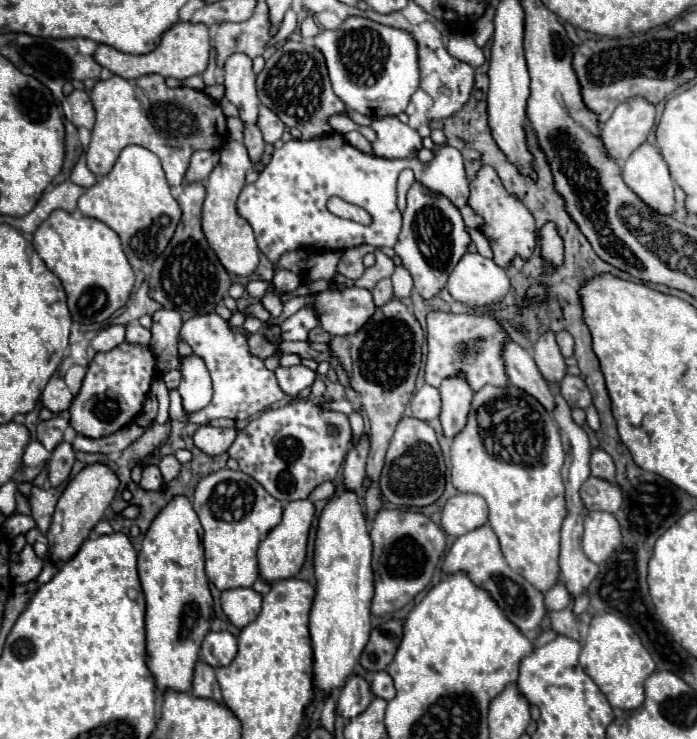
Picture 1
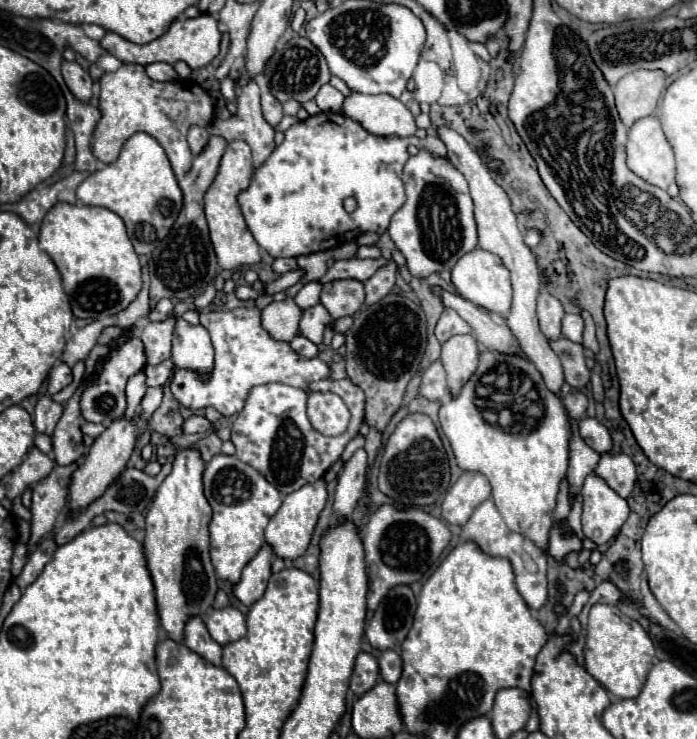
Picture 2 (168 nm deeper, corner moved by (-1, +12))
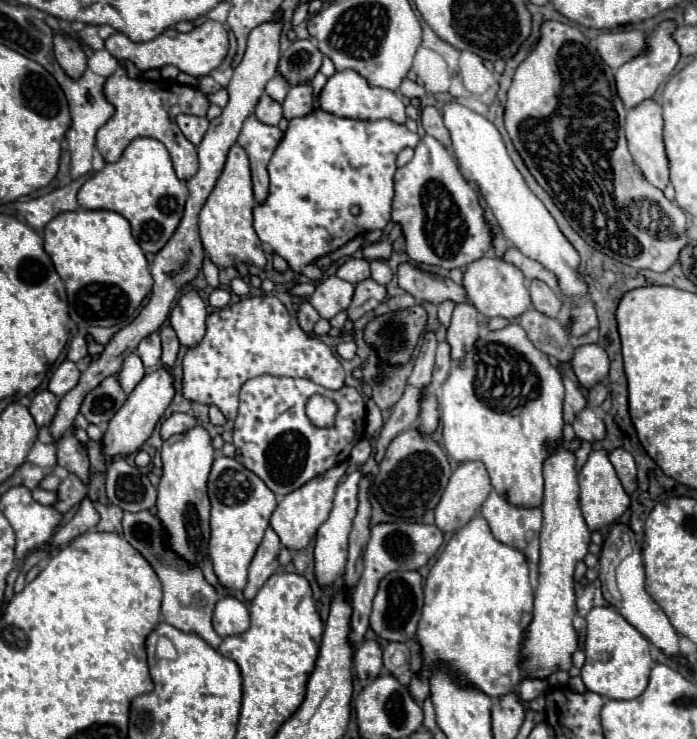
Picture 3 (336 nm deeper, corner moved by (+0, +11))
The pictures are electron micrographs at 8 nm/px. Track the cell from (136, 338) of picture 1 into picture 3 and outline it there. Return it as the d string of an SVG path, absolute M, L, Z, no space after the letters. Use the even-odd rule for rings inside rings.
M70 431L56 443L58 449L58 465L64 467L68 473L74 473L80 477L84 485L90 481L90 463L88 463L88 453L86 445L82 445Z

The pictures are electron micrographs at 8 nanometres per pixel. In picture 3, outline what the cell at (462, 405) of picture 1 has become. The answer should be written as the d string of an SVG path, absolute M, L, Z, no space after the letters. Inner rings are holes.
M468 301L456 303L452 321L448 327L448 335L446 335L446 341L452 347L452 359L460 361L460 357L464 357L464 353L468 353L468 349L472 349L472 341L476 341L476 337L478 337L476 307Z

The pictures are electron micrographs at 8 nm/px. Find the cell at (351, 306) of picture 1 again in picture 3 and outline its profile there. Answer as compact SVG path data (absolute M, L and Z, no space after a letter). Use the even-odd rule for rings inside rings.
M330 275L322 283L318 283L316 291L312 293L312 297L308 301L320 313L320 317L332 319L342 309L348 309L352 295L354 295L352 283L348 283L336 275Z

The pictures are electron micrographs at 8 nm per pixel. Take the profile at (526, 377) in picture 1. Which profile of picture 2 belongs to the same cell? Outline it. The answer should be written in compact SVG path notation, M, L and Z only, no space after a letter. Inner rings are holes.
M435 288L435 292L441 294L443 304L447 308L453 308L473 328L475 340L481 344L481 348L495 350L499 354L513 354L513 356L527 358L525 352L521 352L521 346L517 344L517 338L513 336L513 332L507 326L503 316L489 312L489 310L461 298L461 296L443 292L439 288Z

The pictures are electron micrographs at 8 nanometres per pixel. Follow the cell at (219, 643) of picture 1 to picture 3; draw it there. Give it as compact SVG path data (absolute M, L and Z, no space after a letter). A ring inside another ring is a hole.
M230 595L222 597L214 607L212 623L214 623L214 629L220 637L244 633L250 625L250 613L248 613L246 603L238 601Z

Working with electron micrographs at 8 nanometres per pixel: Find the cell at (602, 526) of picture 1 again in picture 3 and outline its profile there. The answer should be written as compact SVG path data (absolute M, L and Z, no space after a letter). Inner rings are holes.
M592 449L590 451L588 461L580 469L578 483L580 483L580 507L582 507L582 513L584 513L584 519L590 527L590 531L608 527L610 523L618 521L620 515L630 507L630 497L624 491L618 475L610 463L606 449Z

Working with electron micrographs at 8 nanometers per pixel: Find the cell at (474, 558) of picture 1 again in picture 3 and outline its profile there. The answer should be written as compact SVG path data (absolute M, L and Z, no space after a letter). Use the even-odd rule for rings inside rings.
M492 491L480 509L486 517L494 537L506 545L520 549L530 565L538 561L538 533L542 525L542 511L538 507L518 507L506 495Z

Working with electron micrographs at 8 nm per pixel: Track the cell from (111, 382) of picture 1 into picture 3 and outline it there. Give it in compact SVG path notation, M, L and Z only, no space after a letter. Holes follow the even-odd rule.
M106 377L96 389L92 389L86 395L80 413L86 417L88 423L106 425L118 413L124 401L126 401L126 393L122 391L116 377Z

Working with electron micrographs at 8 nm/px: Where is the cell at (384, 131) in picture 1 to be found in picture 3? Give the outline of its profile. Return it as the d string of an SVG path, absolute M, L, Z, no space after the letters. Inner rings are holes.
M354 69L336 71L332 77L328 77L324 89L320 91L318 101L320 101L320 109L324 109L326 113L332 113L336 117L366 119L366 121L392 119L392 121L400 121L400 123L406 121L406 111L404 111L404 103L402 103L400 95L390 89L368 85L368 81Z

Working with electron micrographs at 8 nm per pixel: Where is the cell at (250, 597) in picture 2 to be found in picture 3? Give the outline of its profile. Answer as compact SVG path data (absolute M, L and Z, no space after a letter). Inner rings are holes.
M272 527L266 529L264 539L250 563L250 573L248 573L248 585L244 589L244 597L246 599L254 599L256 593L260 591L260 587L270 579L270 575L274 575L280 567L278 563L278 551L280 551L282 543L276 535L276 531Z

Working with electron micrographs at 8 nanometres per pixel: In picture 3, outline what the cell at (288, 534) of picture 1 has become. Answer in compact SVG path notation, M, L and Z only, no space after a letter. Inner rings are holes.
M340 463L340 465L332 467L328 473L322 473L318 477L314 477L312 481L304 483L300 489L288 493L278 503L278 507L272 513L270 525L278 533L278 537L280 537L280 541L282 541L284 547L288 547L290 551L296 551L296 549L304 549L310 543L310 535L314 537L316 529L328 519L328 515L332 511L332 501L334 501L336 485L344 477L347 469L348 463Z

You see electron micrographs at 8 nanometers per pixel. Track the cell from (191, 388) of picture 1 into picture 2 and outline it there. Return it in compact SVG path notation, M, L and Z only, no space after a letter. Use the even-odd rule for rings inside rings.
M177 318L173 332L173 364L197 372L201 380L211 376L213 344L203 326L189 326L183 318Z

